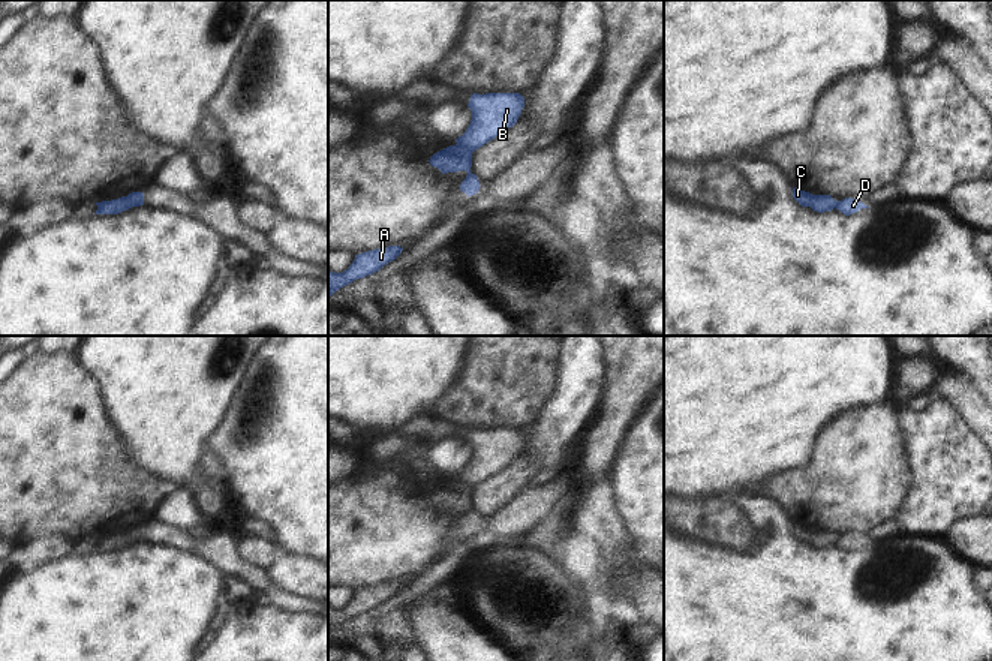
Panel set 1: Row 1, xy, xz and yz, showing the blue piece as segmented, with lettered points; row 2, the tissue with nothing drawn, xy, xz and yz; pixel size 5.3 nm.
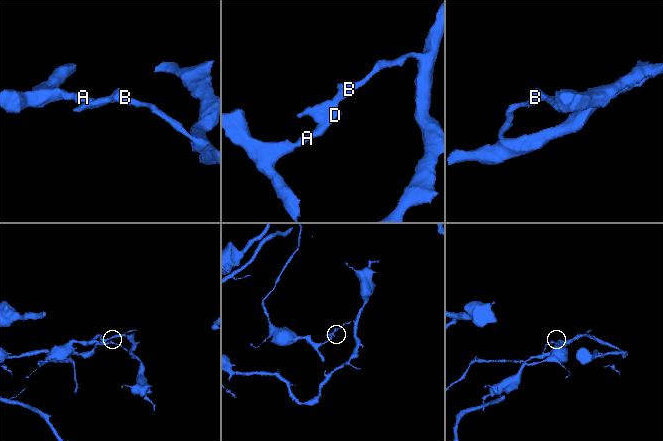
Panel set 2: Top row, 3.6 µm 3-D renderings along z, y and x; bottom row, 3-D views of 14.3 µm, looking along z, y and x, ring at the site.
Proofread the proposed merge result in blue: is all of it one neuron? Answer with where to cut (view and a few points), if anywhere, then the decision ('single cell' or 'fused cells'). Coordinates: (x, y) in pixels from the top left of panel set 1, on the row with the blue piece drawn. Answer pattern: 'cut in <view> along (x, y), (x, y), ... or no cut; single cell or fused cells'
cut in xz along (457, 143), (471, 153); fused cells

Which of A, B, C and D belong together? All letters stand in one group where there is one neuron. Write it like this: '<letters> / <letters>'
A D / B C

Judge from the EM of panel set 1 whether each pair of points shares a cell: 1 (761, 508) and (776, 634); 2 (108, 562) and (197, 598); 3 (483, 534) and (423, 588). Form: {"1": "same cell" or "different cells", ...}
{"1": "same cell", "2": "same cell", "3": "same cell"}

